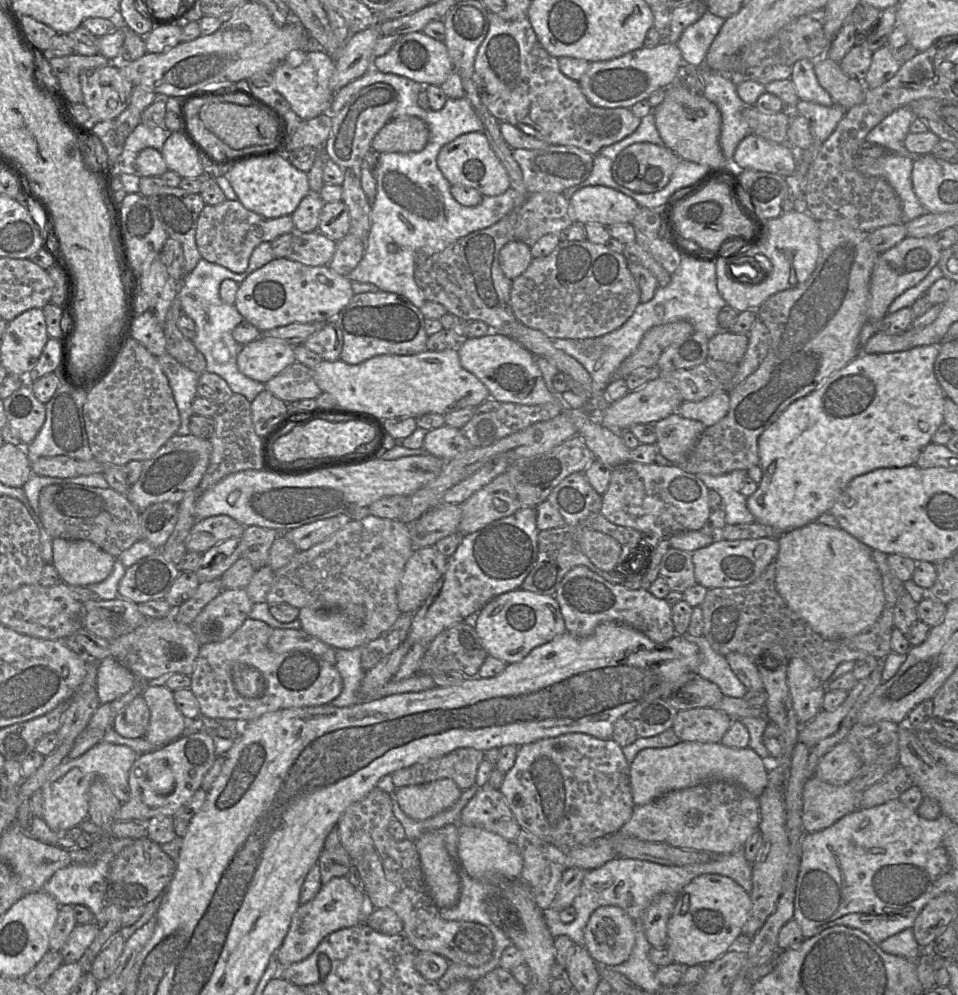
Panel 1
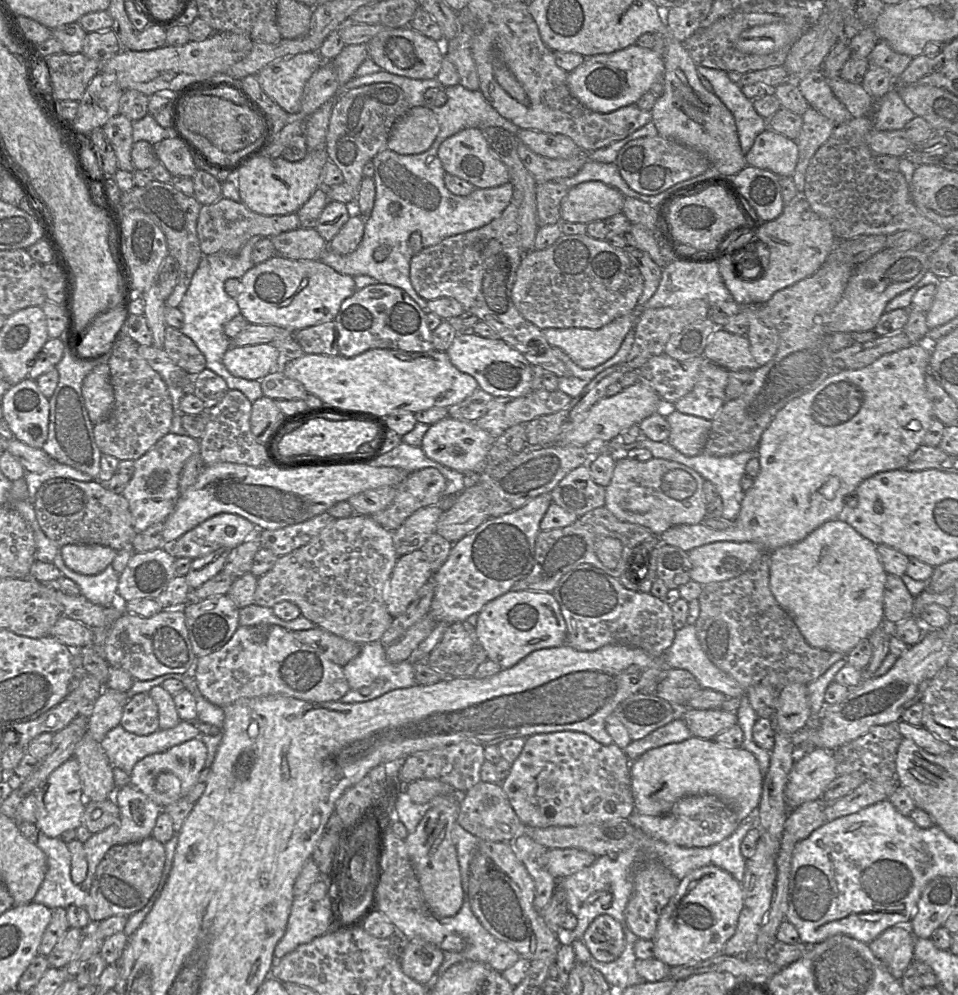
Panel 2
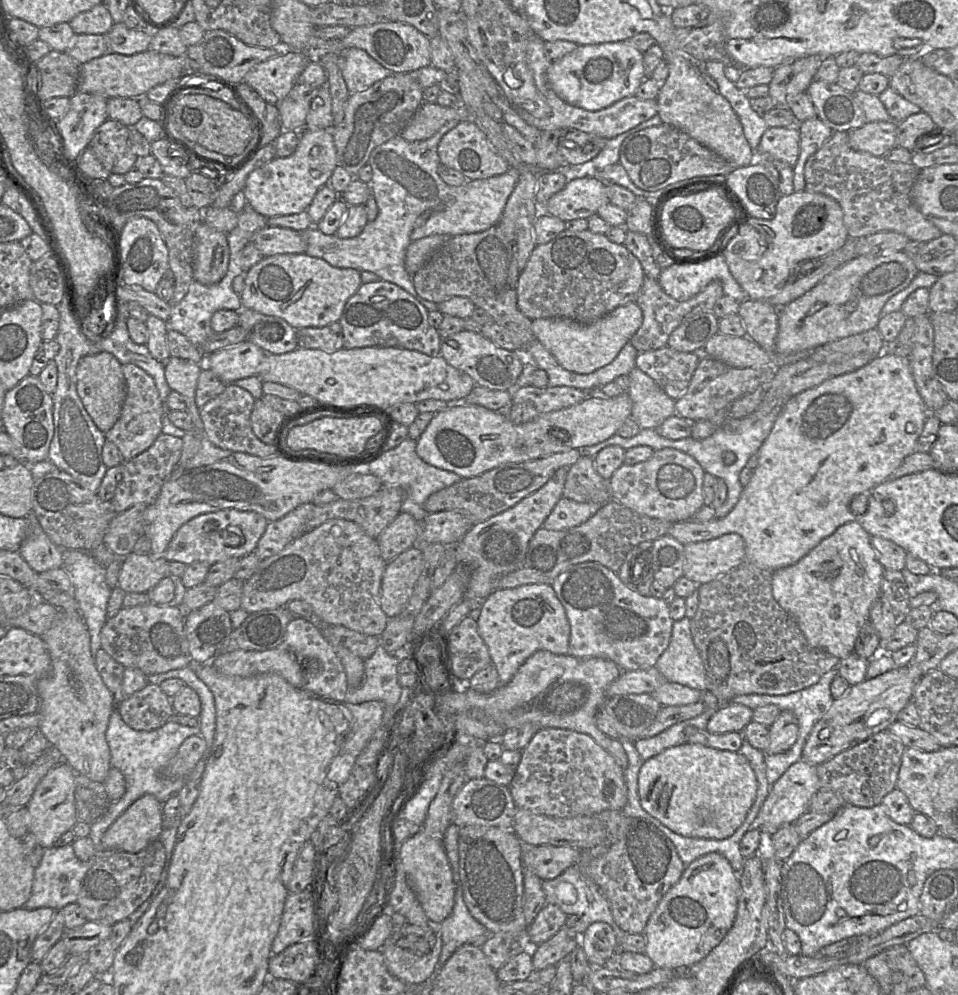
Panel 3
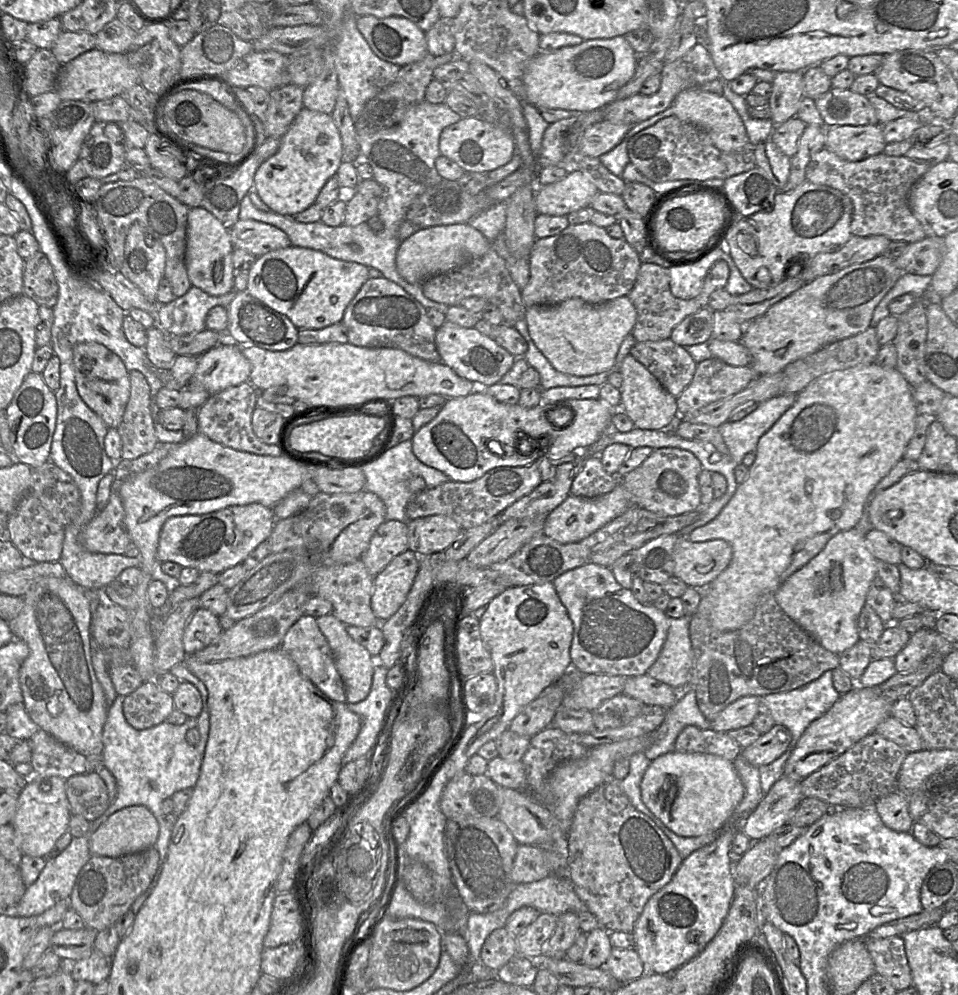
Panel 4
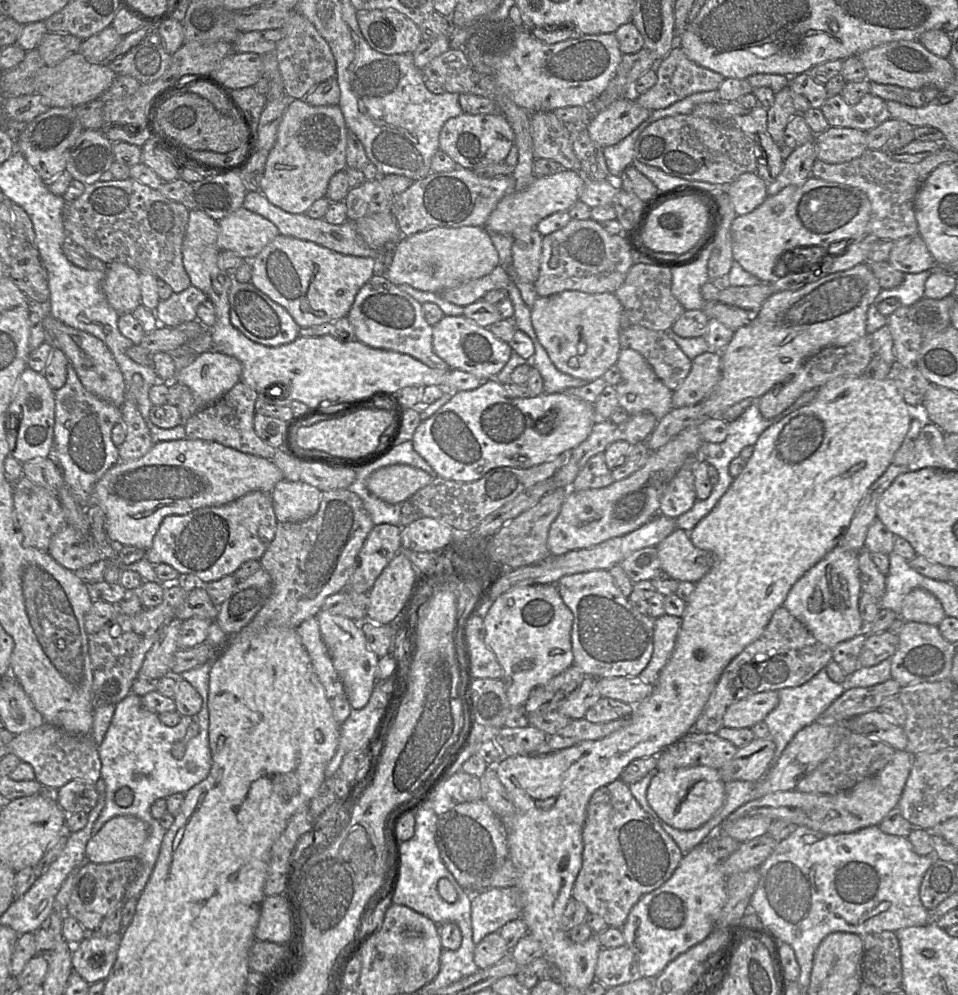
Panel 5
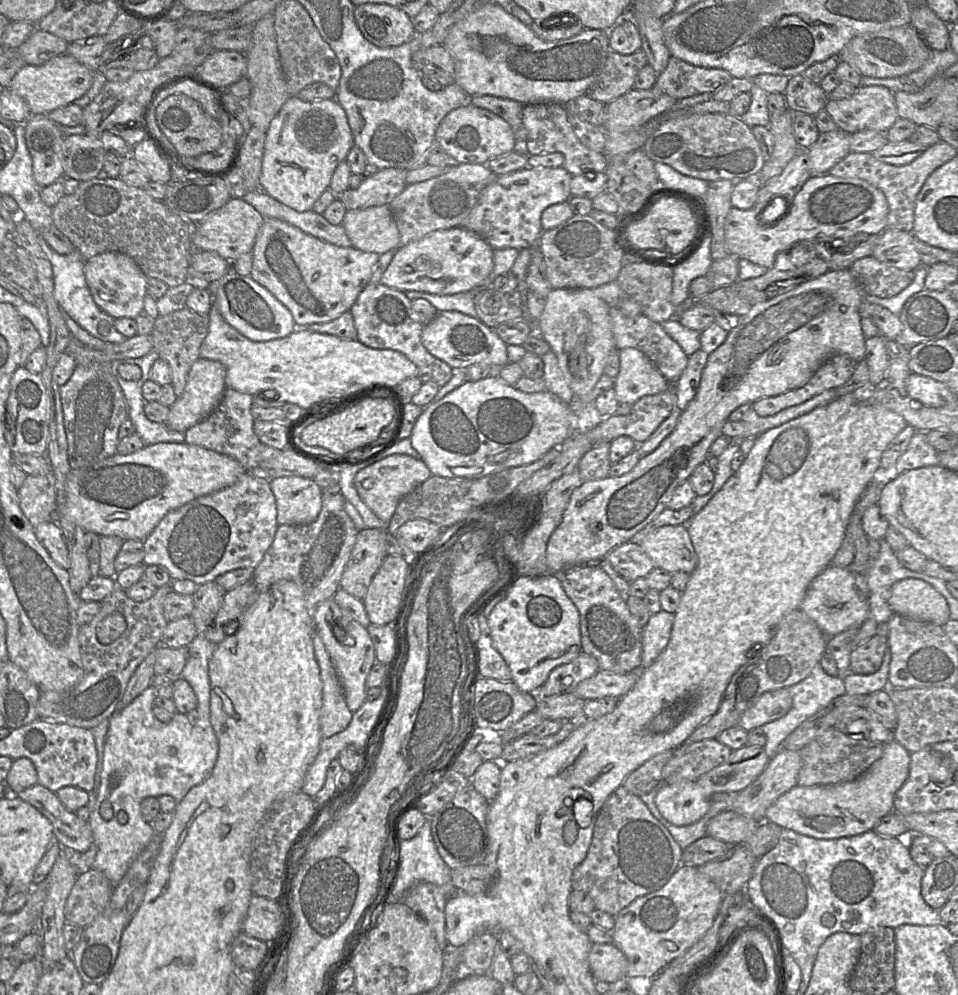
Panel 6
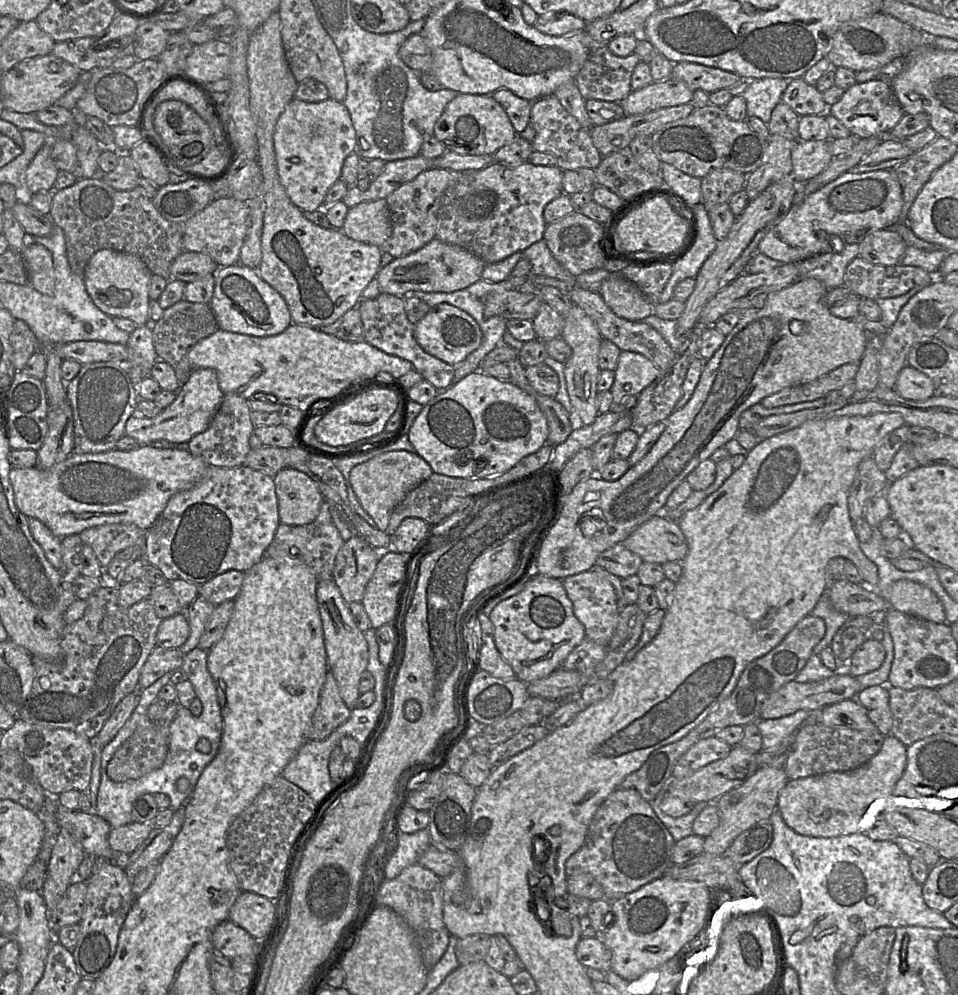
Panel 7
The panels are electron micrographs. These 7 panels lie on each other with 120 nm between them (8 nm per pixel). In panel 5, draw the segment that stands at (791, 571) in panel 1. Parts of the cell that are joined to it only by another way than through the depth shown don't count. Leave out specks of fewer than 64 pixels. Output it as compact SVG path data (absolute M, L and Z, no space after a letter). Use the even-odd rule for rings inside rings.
M838 544L791 587L782 606L797 618L819 642L830 648L863 631L859 613L862 593L858 553Z

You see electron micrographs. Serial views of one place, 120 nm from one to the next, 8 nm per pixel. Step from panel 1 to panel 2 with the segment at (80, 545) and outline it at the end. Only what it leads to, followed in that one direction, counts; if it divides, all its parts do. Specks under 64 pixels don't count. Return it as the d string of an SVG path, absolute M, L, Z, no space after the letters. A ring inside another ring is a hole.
M67 544L60 547L64 563L84 575L97 575L114 560L117 551L98 544Z

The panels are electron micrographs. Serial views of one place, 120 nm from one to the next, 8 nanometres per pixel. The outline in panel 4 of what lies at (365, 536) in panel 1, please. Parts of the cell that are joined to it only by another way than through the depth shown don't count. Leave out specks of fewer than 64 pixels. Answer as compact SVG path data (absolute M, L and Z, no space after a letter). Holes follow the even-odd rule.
M287 549L267 555L228 590L225 614L237 622L274 603L286 592L297 589L331 602L332 614L345 625L376 626L380 621L371 608L373 581L374 577L360 559L343 565L316 567L309 562L306 550Z

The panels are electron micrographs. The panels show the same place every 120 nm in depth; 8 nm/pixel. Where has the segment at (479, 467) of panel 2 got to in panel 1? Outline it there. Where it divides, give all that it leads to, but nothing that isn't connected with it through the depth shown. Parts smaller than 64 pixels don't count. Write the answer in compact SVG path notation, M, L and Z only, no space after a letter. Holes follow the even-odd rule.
M444 424L439 428L428 430L422 448L433 456L450 461L471 449L472 446L460 429Z

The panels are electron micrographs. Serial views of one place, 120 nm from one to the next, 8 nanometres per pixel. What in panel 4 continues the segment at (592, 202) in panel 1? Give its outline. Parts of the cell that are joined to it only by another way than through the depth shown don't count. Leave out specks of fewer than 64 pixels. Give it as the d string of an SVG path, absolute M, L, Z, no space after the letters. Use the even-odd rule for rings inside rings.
M573 171L555 183L536 185L536 211L537 214L548 216L567 216L590 207L598 192L597 187L586 175L581 171Z

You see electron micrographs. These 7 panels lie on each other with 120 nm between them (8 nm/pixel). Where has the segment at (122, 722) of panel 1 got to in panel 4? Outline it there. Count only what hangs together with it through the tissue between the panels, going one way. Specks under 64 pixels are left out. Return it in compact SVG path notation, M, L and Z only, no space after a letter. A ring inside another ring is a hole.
M153 680L144 681L123 699L124 717L137 730L164 722L173 710L173 696L161 690Z

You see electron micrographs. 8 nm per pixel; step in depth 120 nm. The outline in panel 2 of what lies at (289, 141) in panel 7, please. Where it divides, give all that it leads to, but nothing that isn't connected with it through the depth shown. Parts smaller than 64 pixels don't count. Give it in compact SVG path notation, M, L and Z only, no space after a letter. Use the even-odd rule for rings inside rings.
M310 150L304 159L297 162L282 157L256 157L234 176L241 202L250 211L265 216L296 213L322 185L322 170L328 160L326 150Z

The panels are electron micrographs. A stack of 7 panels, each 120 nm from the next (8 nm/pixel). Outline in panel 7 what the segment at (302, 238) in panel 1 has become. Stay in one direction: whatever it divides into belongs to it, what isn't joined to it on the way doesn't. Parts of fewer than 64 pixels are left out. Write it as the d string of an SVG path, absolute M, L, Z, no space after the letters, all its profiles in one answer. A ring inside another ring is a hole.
M233 197L214 199L203 210L183 224L183 250L207 254L219 267L233 265L239 261L240 249L250 226L251 214L245 201L237 200Z

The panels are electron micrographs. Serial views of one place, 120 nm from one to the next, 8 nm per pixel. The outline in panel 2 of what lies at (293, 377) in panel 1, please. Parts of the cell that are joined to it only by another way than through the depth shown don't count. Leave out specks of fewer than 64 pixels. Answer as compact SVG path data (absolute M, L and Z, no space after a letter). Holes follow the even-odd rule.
M277 368L261 380L263 395L273 400L306 400L308 391L297 380L288 378Z

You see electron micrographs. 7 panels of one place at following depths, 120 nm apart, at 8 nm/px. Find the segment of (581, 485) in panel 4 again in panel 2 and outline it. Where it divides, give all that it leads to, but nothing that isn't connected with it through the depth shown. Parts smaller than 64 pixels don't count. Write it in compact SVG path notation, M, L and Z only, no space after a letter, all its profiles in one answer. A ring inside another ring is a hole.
M587 463L569 472L550 493L553 503L581 517L605 505L605 491L593 481Z

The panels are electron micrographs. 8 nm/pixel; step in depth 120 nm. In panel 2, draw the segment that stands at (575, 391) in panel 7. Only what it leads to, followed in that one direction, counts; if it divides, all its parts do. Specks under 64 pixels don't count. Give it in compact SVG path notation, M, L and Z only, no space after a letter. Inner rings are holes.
M632 312L620 316L596 330L585 328L547 328L543 329L542 332L552 347L562 349L579 367L591 369L603 364L617 353L625 336L634 328L637 318L638 314Z

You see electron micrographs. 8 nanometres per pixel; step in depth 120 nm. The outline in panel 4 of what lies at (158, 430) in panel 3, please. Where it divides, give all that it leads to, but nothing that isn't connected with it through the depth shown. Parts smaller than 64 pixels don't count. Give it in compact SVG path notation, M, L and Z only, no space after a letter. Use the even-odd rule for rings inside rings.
M138 370L129 371L129 381L129 400L117 427L122 441L122 460L147 454L158 442L152 417L150 386Z

